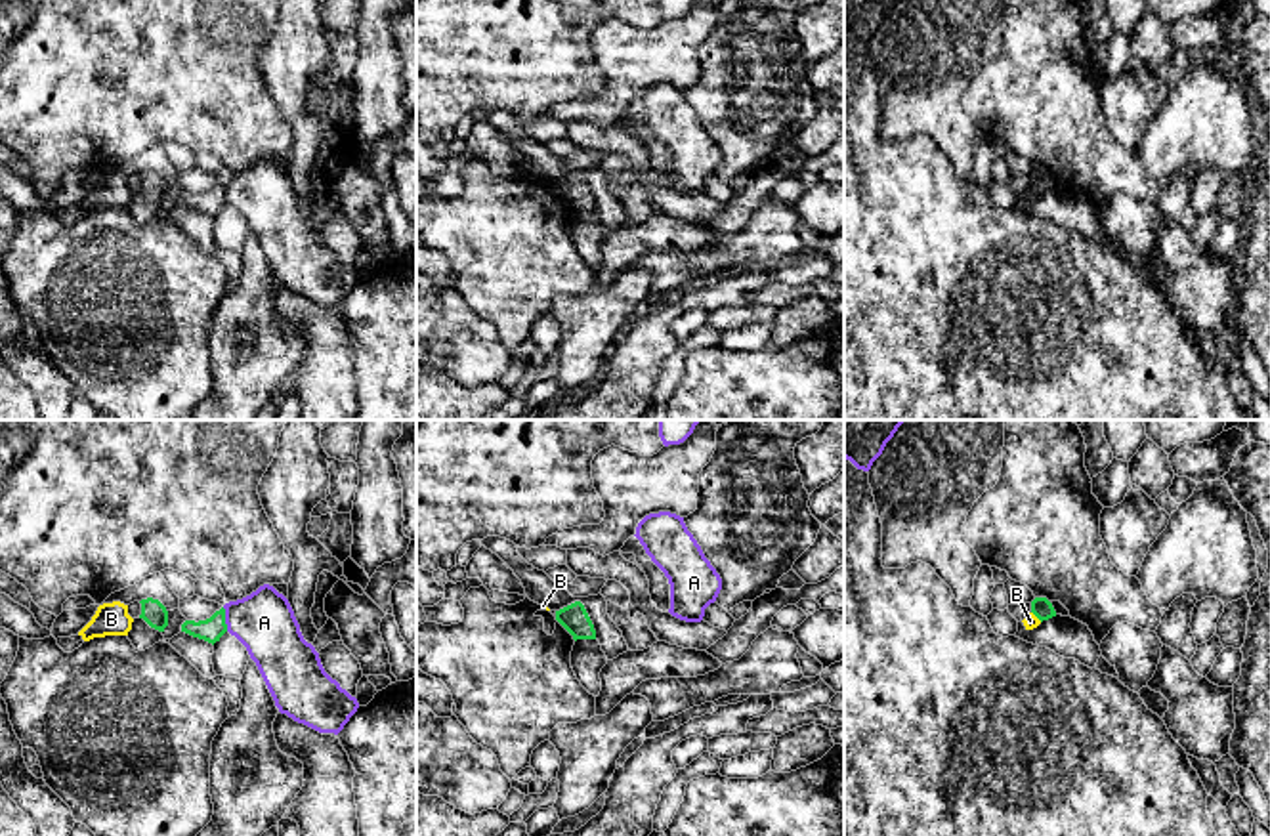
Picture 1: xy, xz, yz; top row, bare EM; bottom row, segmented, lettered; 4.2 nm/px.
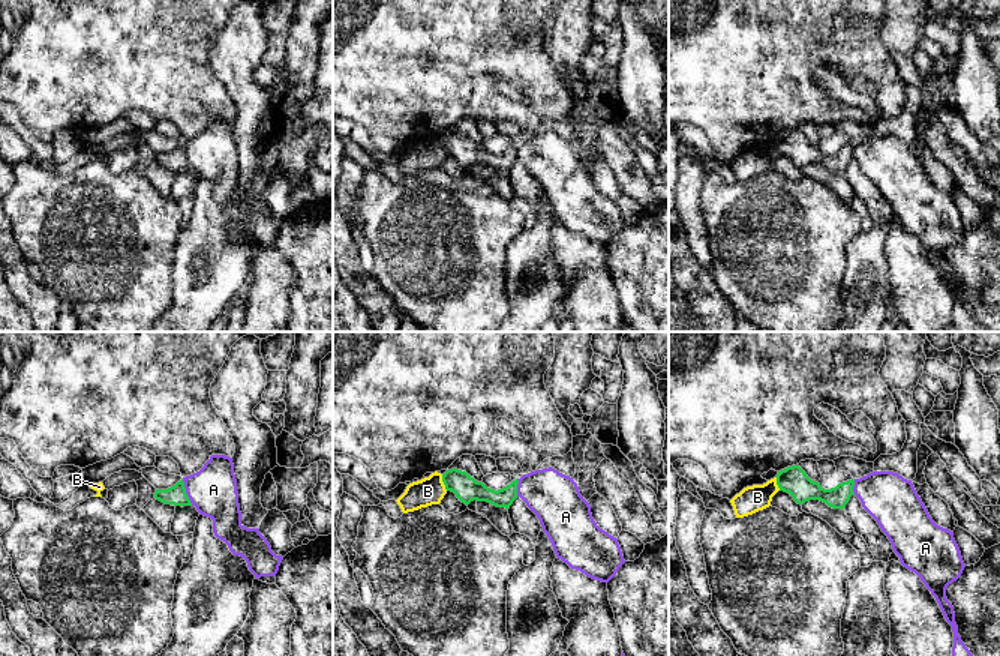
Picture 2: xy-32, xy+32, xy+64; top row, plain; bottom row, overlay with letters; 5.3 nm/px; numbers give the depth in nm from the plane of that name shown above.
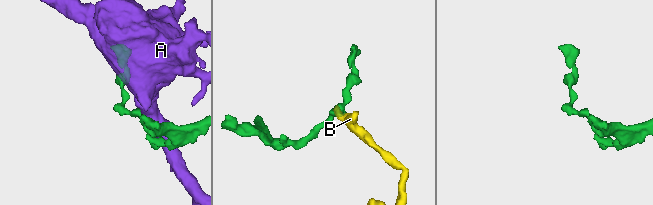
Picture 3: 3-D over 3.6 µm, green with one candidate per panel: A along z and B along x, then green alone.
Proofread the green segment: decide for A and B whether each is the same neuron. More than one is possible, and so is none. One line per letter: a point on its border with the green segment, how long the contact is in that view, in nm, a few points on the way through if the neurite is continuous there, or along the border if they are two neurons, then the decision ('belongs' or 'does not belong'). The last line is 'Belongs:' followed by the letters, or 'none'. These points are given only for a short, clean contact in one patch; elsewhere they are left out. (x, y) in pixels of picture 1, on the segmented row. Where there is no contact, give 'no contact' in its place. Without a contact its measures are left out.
A: contact xy (224, 619); length 110 nm; border xy (222, 607), (228, 630); does not belong
B: contact yz (1037, 617); length 60 nm; border yz (1032, 611), (1041, 621); does not belong
Belongs: none

